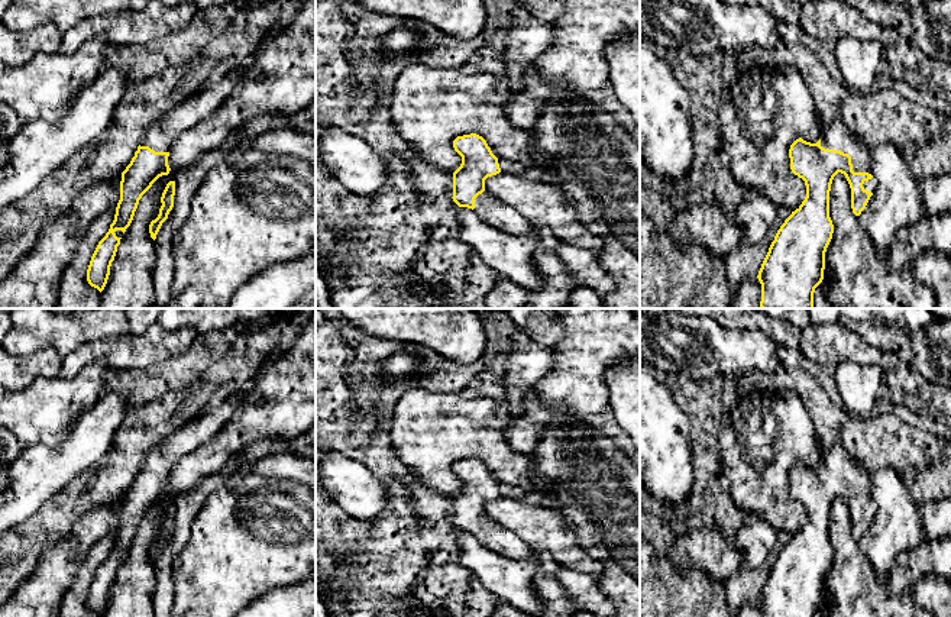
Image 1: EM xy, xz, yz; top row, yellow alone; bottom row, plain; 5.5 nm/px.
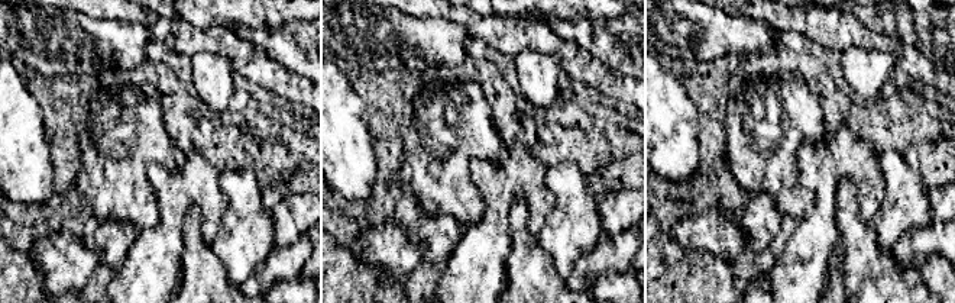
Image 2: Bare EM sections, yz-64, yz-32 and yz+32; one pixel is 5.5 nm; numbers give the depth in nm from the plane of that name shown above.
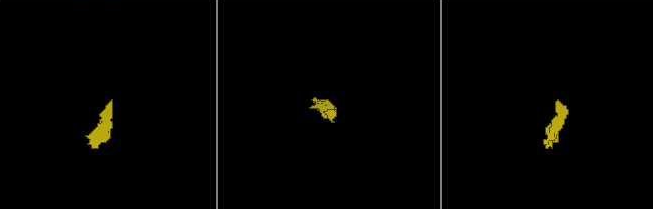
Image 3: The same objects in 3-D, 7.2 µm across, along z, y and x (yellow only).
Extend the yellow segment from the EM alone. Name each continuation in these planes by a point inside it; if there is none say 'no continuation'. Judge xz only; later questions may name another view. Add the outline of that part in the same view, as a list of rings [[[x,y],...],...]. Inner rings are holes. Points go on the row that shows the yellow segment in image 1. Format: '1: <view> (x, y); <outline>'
1: xz (492, 212); [[[483,191],[475,198],[473,210],[483,223],[510,235],[523,235],[533,230],[537,232],[523,214],[496,200],[488,191]]]

